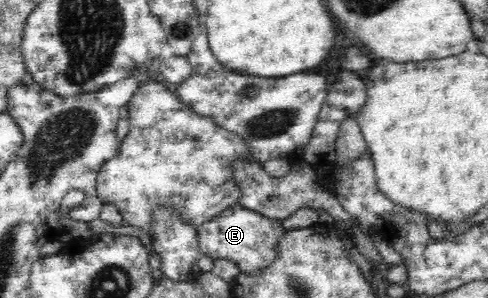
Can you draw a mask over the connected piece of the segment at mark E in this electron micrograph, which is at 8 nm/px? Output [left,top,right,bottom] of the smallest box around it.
[197,203,286,272]

